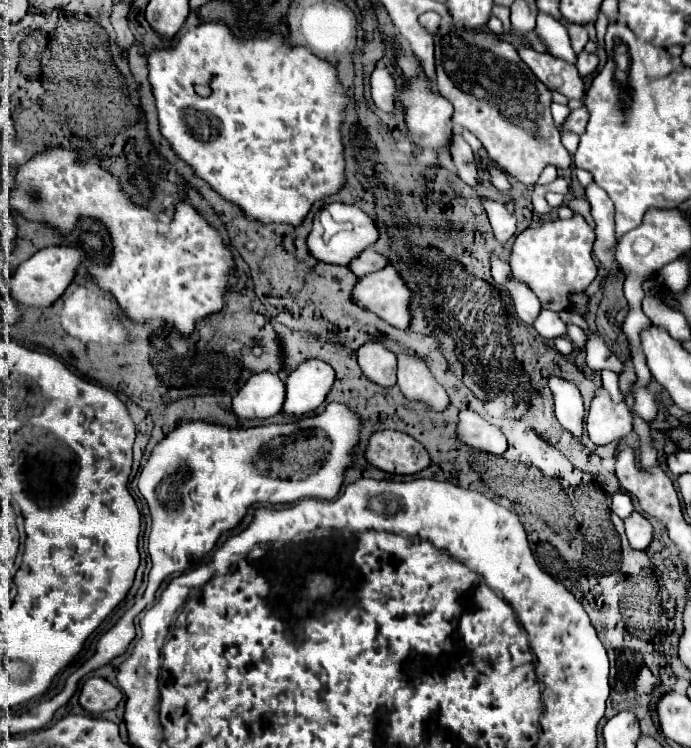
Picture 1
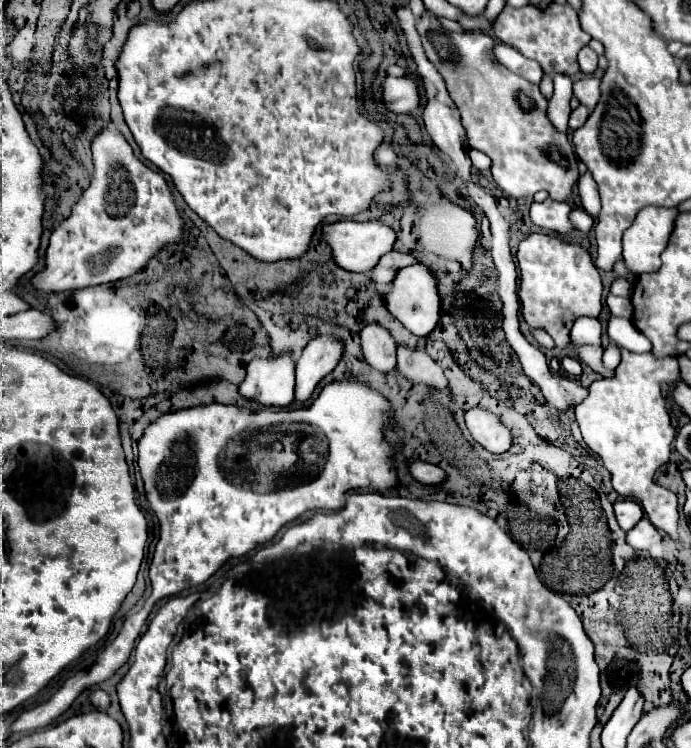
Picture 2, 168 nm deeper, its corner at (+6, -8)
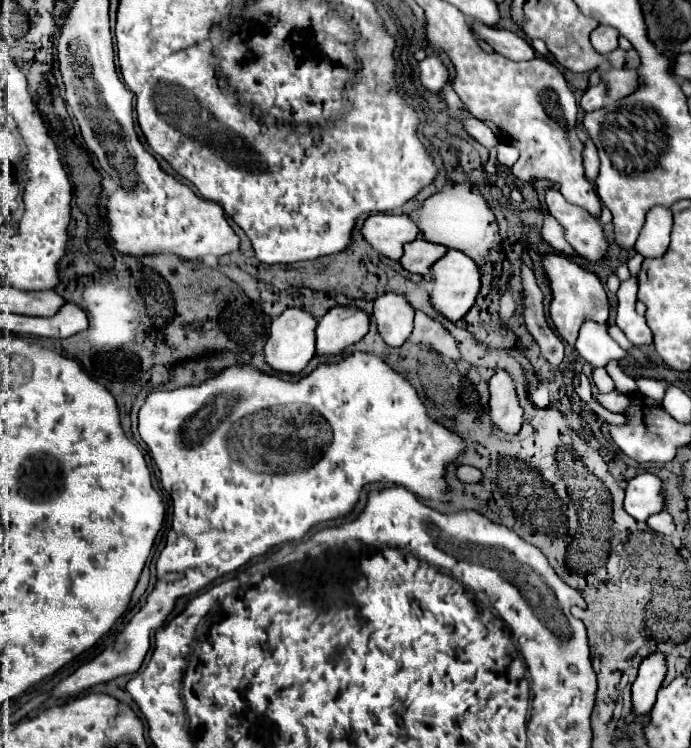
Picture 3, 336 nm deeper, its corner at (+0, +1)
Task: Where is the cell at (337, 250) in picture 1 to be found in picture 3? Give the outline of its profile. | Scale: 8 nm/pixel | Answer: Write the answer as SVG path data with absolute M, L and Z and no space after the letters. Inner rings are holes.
M378 213L364 221L362 237L378 251L378 255L398 261L402 257L402 245L416 239L418 227L408 215Z

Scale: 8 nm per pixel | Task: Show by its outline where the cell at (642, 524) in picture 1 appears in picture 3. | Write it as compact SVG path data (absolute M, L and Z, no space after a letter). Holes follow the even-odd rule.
M660 511L656 515L650 515L648 517L648 527L656 533L662 533L662 535L672 535L674 533L674 523L672 523L672 517L666 513L666 511Z

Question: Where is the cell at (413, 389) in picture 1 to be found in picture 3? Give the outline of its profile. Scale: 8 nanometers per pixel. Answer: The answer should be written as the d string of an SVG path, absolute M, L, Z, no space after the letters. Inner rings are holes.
M420 311L414 317L414 331L410 335L410 343L428 347L428 349L440 353L442 357L450 357L452 361L460 359L454 337L440 323L432 321L430 317L426 317Z

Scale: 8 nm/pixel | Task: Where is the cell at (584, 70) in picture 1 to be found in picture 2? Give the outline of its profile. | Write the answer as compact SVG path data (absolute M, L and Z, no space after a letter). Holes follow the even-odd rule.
M584 46L578 54L578 64L584 74L592 74L598 68L598 54L590 46Z

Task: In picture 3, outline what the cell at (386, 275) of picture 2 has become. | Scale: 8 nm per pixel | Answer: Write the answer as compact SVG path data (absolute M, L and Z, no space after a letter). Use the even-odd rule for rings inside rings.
M414 239L412 243L404 245L404 255L400 259L400 265L408 273L420 273L428 275L434 261L438 261L448 249L438 243L430 243L426 239Z

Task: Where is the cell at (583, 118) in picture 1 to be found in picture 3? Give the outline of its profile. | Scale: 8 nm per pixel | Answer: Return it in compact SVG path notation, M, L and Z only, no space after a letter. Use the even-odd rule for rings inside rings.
M598 83L596 87L590 87L586 89L586 93L582 95L582 101L580 101L580 107L590 113L590 111L596 111L604 105L604 97L606 97L606 91L604 91L604 85Z

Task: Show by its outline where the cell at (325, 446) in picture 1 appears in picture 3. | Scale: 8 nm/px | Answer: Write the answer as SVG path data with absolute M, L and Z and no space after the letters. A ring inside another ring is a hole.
M354 353L352 357L334 363L334 365L318 365L316 371L312 371L308 377L300 379L298 383L288 383L276 375L262 375L258 369L254 367L228 367L222 373L218 373L216 377L208 379L206 383L200 385L190 385L190 387L180 387L176 391L156 391L150 393L146 403L140 409L138 415L138 431L142 441L148 445L152 459L156 461L158 469L160 469L160 481L162 487L170 493L172 497L172 529L168 531L166 537L166 547L162 549L158 563L156 563L156 571L158 571L158 581L154 591L148 595L146 605L130 619L130 623L124 627L124 631L118 635L118 639L114 641L114 645L106 647L98 657L94 657L90 663L84 663L82 667L78 667L72 675L68 675L66 679L62 679L52 691L50 691L50 699L68 699L68 697L76 697L78 693L90 689L92 685L98 683L106 683L116 679L118 675L128 675L140 669L146 653L148 653L148 637L150 631L160 629L164 625L164 619L168 617L168 613L174 609L174 603L180 595L192 595L198 593L202 587L206 587L208 583L212 583L216 577L222 577L226 573L236 571L238 567L242 567L244 563L248 563L252 557L264 555L272 545L280 545L286 541L298 541L302 539L312 525L322 523L322 521L330 521L336 517L344 517L350 513L350 509L354 507L354 503L358 501L360 489L366 483L372 481L382 481L382 483L396 483L396 485L404 485L408 491L412 491L414 495L426 499L426 501L444 501L446 495L446 483L444 483L444 467L454 461L458 457L458 453L464 449L464 441L448 431L444 425L432 421L426 413L424 403L420 401L420 397L416 395L414 387L402 377L398 375L394 369L390 369L382 359L370 355L370 353ZM248 403L264 403L264 407L248 407ZM246 463L262 463L262 471L254 471L250 469L250 465Z

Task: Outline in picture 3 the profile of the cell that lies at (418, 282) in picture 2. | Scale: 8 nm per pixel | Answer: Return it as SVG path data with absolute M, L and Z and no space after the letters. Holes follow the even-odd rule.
M450 249L444 259L438 259L434 265L432 265L432 271L430 271L430 281L432 281L432 291L430 291L430 305L434 311L442 313L448 321L456 323L458 319L462 319L466 315L466 311L474 305L474 299L476 299L476 293L480 289L480 269L478 265L466 257L464 253L456 251L456 249Z

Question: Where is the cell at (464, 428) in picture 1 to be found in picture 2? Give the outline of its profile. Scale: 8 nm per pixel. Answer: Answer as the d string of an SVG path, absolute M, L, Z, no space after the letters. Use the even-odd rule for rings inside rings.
M470 408L466 412L466 426L472 438L494 454L502 454L512 446L510 430L488 408Z

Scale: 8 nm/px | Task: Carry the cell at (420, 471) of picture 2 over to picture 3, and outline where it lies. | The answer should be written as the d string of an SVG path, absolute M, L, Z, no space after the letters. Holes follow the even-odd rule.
M458 465L456 467L456 477L464 483L478 483L480 481L480 471L470 465Z

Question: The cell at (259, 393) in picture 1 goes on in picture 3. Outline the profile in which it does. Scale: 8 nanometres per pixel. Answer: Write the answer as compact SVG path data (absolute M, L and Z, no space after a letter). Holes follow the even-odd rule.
M286 309L272 323L270 337L264 345L266 363L278 373L298 375L308 365L308 361L314 357L314 329L316 329L316 321L310 313L306 313L304 309Z

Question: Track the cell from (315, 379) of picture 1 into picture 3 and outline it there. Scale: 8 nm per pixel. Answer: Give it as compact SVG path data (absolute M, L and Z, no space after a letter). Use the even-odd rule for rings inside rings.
M332 307L316 327L316 355L340 355L368 333L370 319L354 307Z

